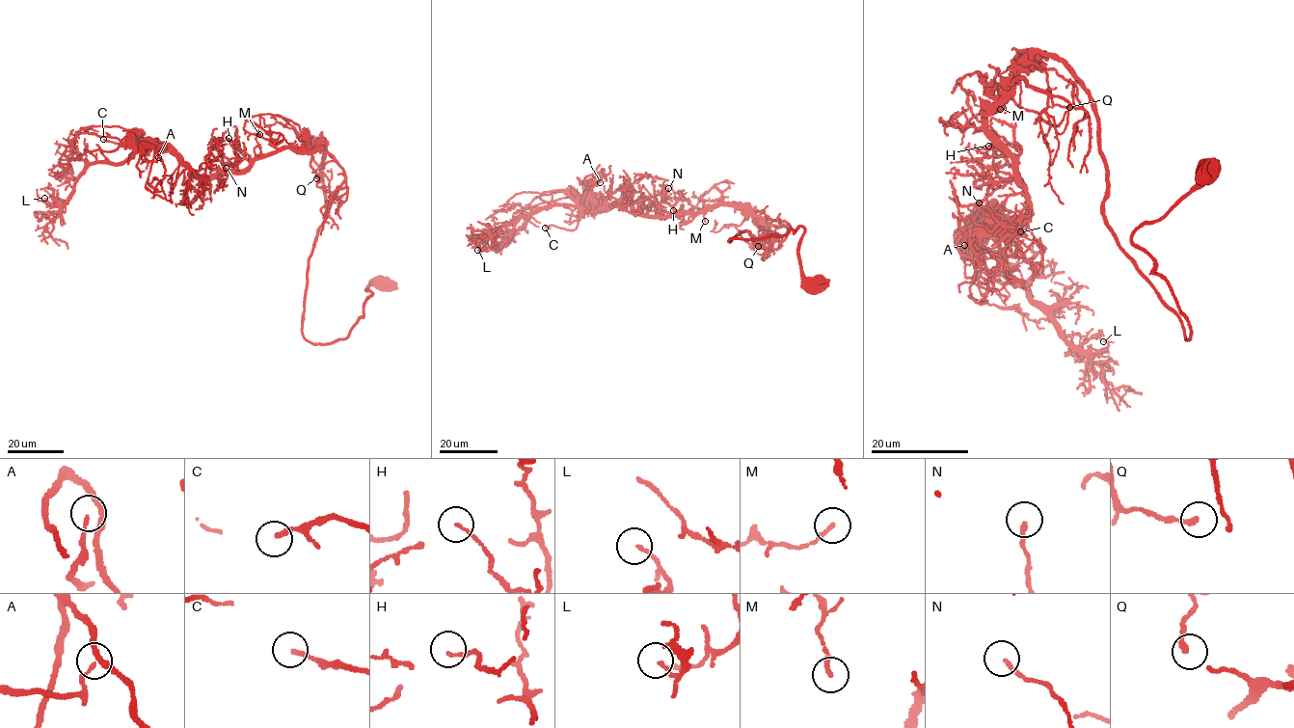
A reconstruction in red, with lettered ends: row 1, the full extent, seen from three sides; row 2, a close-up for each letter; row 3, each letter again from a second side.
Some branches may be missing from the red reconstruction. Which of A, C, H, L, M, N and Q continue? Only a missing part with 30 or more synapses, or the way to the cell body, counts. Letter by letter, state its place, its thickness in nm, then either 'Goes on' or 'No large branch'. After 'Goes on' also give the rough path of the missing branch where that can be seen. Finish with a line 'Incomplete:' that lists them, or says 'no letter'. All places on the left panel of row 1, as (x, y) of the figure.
A: Place: (158, 157). Thickness 120 nm. No large branch
C: Place: (103, 139). Thickness 190 nm. No large branch
H: Place: (229, 138). Thickness 100 nm. No large branch
L: Place: (44, 198). Thickness 130 nm. No large branch
M: Place: (259, 134). Thickness 180 nm. No large branch
N: Place: (226, 168). Thickness 160 nm. No large branch
Q: Place: (316, 178). Thickness 200 nm. No large branch
Incomplete: no letter

